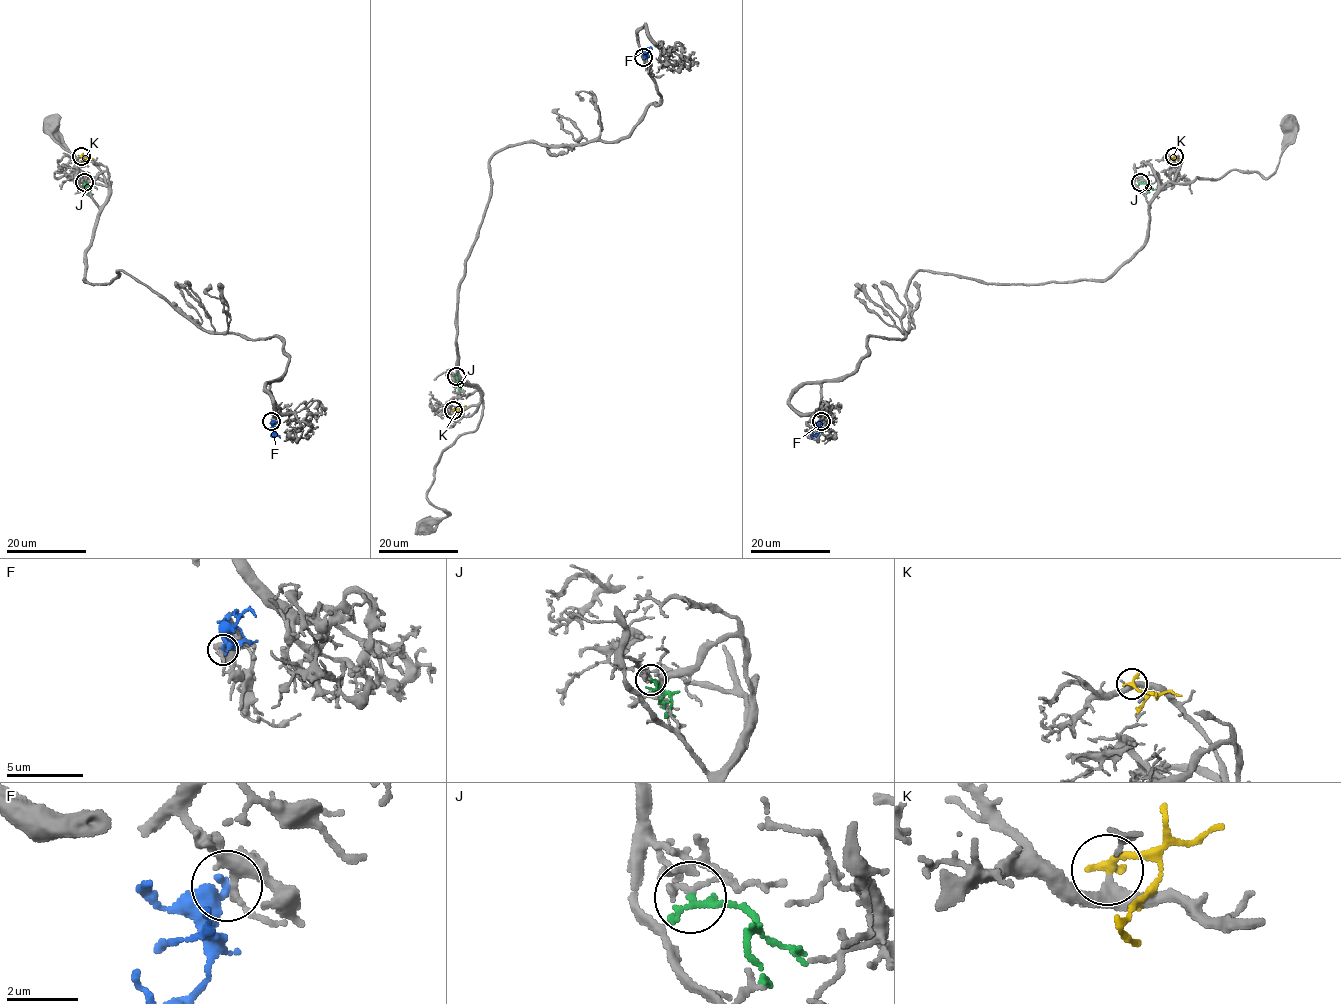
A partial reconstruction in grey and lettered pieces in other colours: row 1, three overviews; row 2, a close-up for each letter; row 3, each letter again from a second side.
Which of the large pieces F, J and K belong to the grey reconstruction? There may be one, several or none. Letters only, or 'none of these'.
K

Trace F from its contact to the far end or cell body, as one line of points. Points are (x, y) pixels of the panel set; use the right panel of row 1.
F: (821, 421), (819, 431), (811, 436), (813, 438)

